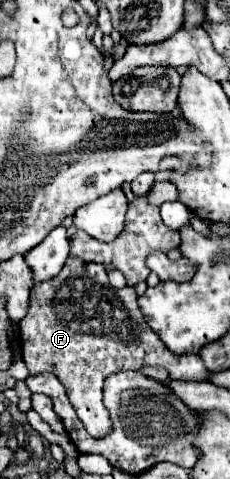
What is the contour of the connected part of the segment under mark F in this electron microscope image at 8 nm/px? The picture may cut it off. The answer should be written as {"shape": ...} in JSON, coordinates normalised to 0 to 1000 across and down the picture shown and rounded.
{"shape":[[[300,539],[265,568],[213,585],[170,589],[135,601],[126,614],[126,647],[117,660],[83,668],[83,701],[100,718],[100,756],[117,760],[126,777],[178,781],[222,777],[239,781],[274,806],[291,810],[300,835],[317,852],[335,856],[343,877],[370,885],[378,902],[413,914],[448,914],[483,906],[491,881],[474,864],[457,860],[448,843],[448,793],[474,781],[526,777],[526,772],[578,772],[578,768],[717,768],[743,781],[743,793],[813,793],[813,797],[909,797],[917,777],[891,768],[883,752],[857,739],[796,739],[770,743],[726,731],[726,722],[648,689],[648,676],[630,672],[604,639],[578,597],[543,597],[526,605],[491,601],[465,585],[457,559],[352,547],[343,539]]]}

